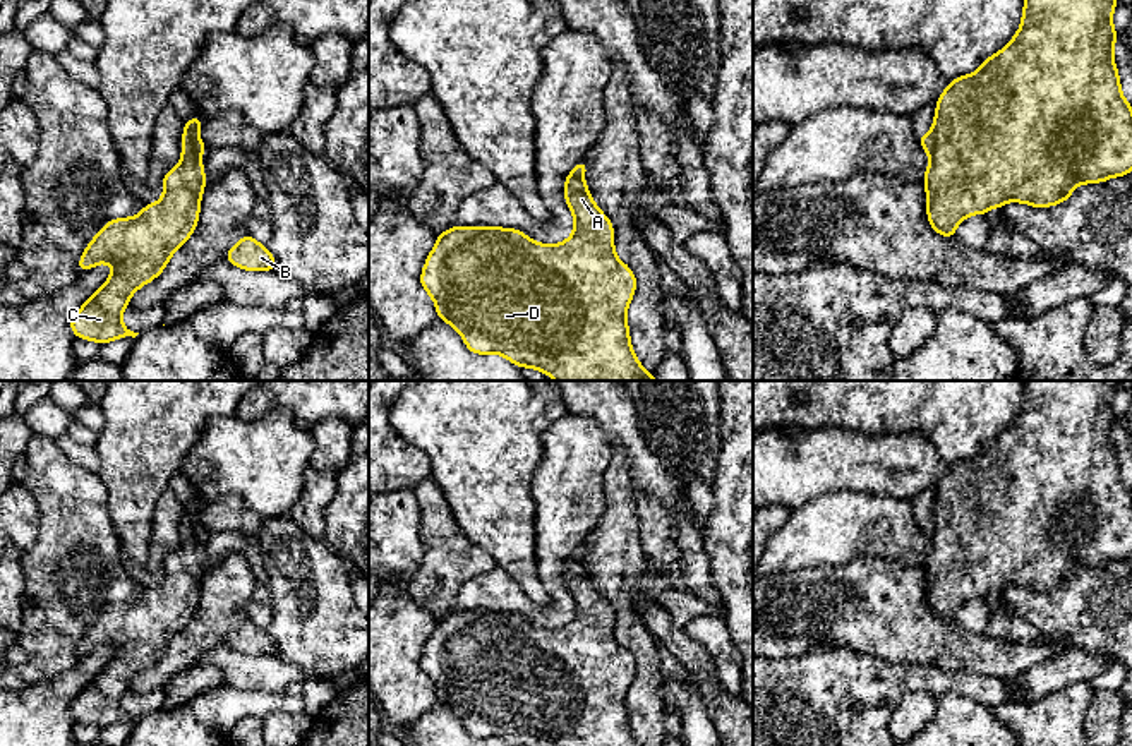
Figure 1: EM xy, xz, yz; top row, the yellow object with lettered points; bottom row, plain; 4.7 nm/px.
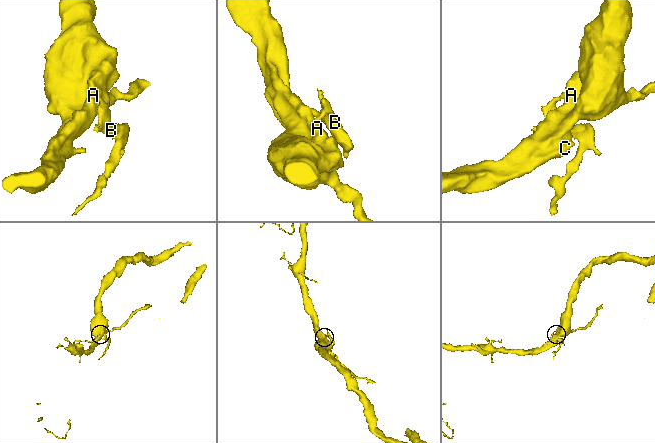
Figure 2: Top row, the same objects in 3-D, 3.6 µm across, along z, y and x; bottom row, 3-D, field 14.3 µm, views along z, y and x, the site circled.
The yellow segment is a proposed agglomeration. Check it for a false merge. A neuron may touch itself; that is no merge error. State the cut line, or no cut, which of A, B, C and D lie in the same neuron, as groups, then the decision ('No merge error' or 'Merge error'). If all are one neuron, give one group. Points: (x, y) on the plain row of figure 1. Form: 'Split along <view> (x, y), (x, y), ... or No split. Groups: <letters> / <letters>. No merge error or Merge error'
Split along yz (933, 520), (930, 534). Groups: A C D / B. Merge error

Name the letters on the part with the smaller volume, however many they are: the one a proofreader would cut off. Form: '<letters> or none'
B

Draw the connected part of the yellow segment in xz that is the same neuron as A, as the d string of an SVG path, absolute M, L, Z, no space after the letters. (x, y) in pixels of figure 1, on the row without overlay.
M573 556L564 563L564 583L575 600L575 616L561 628L539 628L516 612L499 611L455 611L437 619L420 669L434 683L437 703L451 708L472 737L504 739L509 746L640 746L626 707L636 662L614 638L614 611Z

